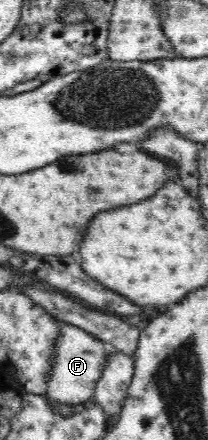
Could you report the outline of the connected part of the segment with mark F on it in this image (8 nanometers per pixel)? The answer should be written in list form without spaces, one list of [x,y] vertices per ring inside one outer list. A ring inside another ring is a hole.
[[[61,325],[47,382],[47,398],[73,407],[93,398],[97,382],[109,362],[109,354],[110,347],[91,333],[73,325]]]

